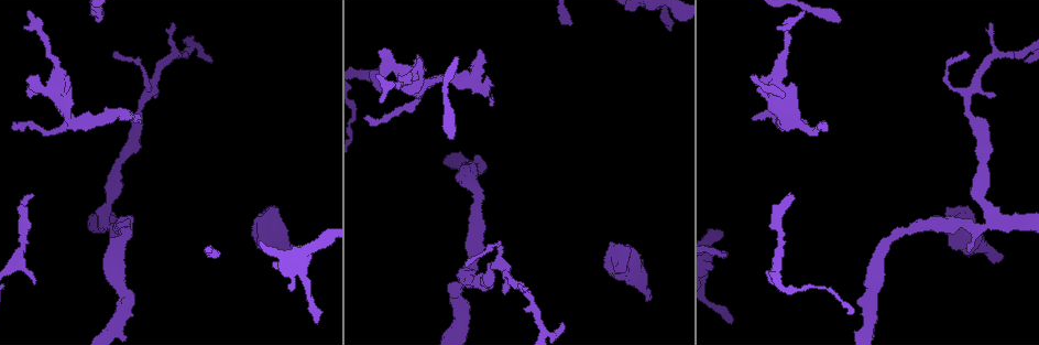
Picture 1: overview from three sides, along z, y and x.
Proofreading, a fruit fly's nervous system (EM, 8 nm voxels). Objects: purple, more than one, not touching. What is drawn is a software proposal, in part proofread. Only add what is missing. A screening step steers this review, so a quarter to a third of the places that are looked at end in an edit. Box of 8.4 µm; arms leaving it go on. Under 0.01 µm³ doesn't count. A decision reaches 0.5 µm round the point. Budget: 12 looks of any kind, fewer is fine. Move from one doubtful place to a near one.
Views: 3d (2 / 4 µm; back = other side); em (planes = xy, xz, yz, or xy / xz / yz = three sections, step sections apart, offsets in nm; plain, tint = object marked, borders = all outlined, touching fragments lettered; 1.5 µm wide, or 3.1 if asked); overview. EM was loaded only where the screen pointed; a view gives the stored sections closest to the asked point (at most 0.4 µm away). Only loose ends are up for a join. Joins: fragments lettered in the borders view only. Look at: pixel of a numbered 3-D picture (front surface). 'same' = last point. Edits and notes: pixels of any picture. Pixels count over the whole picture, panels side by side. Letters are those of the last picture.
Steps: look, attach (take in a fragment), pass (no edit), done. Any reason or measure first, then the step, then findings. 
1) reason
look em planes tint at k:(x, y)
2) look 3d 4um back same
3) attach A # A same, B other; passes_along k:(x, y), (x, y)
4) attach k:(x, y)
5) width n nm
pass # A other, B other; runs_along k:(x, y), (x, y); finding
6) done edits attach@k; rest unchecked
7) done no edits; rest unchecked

look em xy step 4 borders at 1:(560, 323)

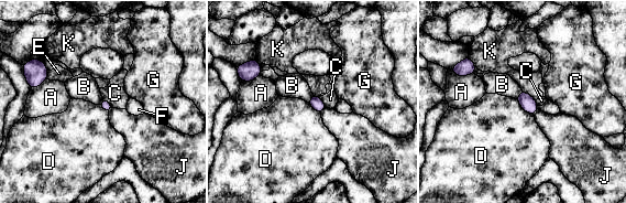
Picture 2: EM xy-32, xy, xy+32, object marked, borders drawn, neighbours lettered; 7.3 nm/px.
pass # A other, B other, C other, D other, E other, F other, G other, J other, K other; no lettered fragment goes on from it

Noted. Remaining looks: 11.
branch stops here
look 3d 2um at 1:(964, 53)

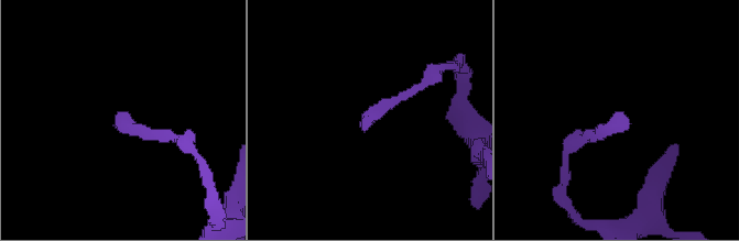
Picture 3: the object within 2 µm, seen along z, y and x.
look em yz step 8 borders at 3:(364, 123)

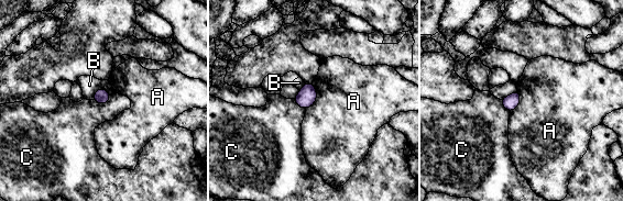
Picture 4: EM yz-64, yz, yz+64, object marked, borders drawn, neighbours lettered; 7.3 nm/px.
look em planes borders same

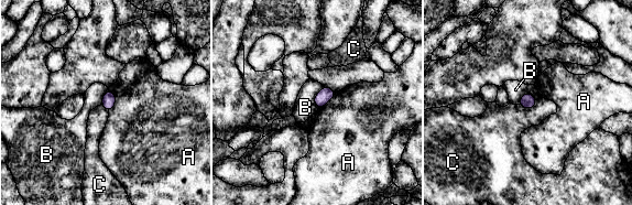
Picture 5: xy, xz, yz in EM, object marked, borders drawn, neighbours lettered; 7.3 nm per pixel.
pass # A other, B other, C other; no lettered fragment goes on from it

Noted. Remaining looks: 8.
long arm stops here
look 3d 4um at 1:(651, 299)

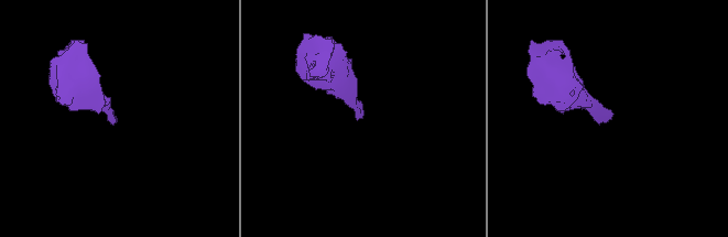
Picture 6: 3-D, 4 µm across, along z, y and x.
look em planes borders at 6:(116, 119)

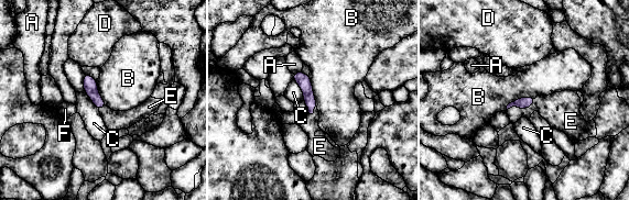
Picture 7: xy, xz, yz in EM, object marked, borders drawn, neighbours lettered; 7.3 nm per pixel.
attach E # A other, B other, C other, D other, E same, F other; it goes on there

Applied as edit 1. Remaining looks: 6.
tapers out
look em planes borders at 1:(731, 320)

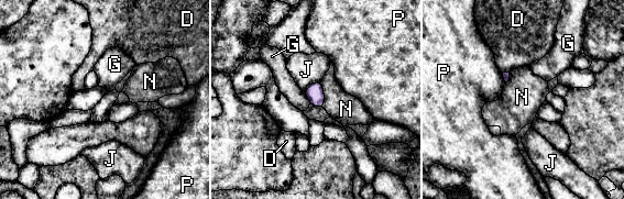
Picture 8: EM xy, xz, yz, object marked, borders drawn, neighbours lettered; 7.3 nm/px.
pass # D other, G other, J other, N other, P other; border 8:(304, 91), (310, 102); none of them fits

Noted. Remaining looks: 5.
branch stops here
look em planes borders at 1:(772, 283)

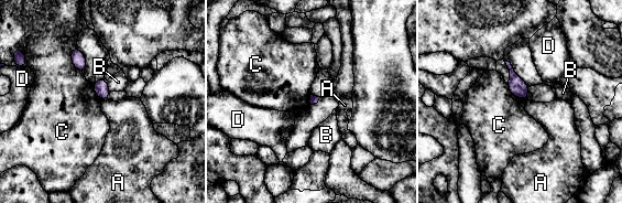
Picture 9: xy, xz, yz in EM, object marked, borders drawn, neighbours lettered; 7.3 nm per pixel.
pass # A other, B other, C other, D other; border 9:(73, 46), (72, 63), (82, 73); no lettered fragment goes on from it

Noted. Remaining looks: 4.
done edits attach@7; rest unchecked

